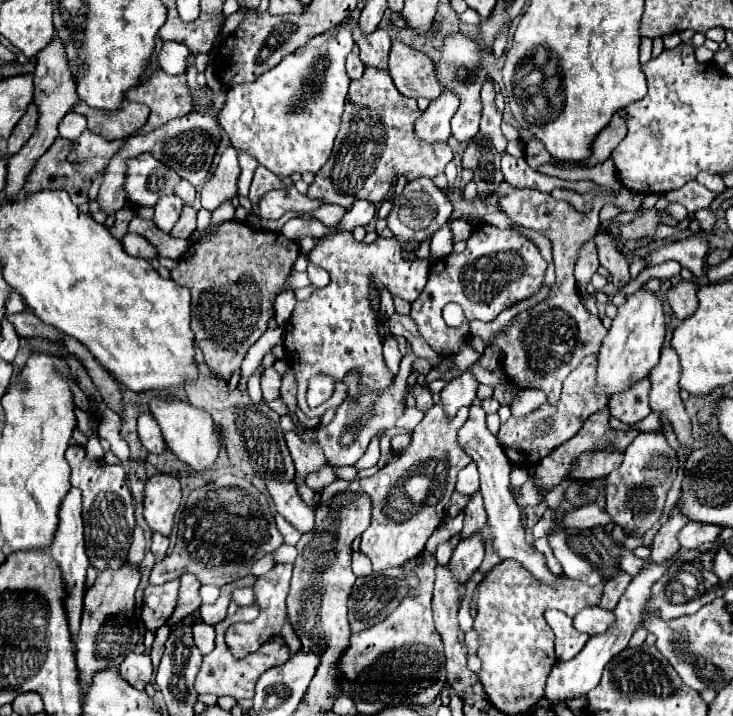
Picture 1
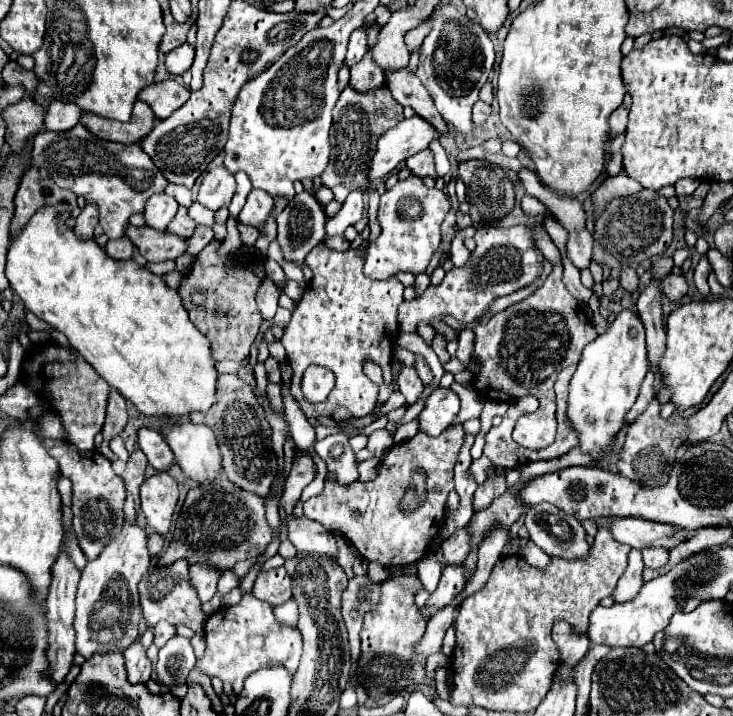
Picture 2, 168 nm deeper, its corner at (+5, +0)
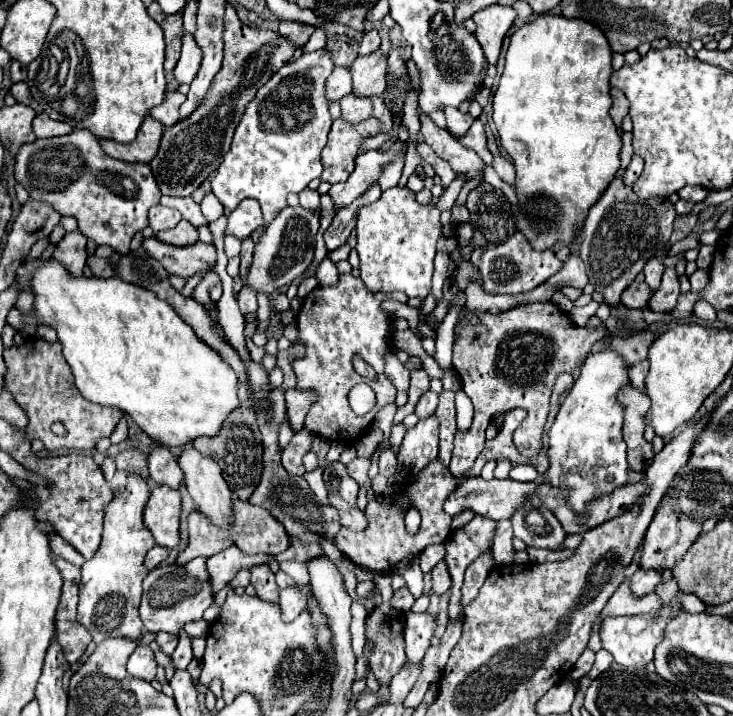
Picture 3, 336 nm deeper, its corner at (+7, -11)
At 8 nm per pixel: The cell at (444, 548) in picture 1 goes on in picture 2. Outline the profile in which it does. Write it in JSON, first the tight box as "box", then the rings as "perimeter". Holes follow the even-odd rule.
{"box":[418,552,442,592],"perimeter":[[[428,552],[422,560],[418,560],[418,576],[428,592],[434,592],[440,580],[442,572],[442,562],[434,552]]]}

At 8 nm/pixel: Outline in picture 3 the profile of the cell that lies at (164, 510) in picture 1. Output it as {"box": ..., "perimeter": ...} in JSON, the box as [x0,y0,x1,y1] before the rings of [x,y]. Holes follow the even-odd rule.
{"box":[144,487,180,549],"perimeter":[[[156,487],[144,509],[144,523],[160,547],[172,549],[180,543],[180,493],[170,487]]]}

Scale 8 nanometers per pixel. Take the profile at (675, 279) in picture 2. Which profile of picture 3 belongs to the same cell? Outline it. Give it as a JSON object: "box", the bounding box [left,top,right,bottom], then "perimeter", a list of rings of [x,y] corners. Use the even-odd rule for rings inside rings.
{"box":[648,267,680,313],"perimeter":[[[668,267],[662,275],[662,283],[660,287],[654,291],[648,309],[650,311],[660,311],[660,313],[668,313],[676,307],[680,295],[680,283],[678,283],[678,275],[674,271],[674,267]]]}

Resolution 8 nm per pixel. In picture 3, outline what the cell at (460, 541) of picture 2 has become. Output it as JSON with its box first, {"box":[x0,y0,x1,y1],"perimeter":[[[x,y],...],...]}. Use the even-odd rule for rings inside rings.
{"box":[432,561,452,595],"perimeter":[[[440,561],[432,571],[432,593],[444,595],[450,589],[450,585],[452,585],[452,581],[448,575],[448,567],[444,561]]]}

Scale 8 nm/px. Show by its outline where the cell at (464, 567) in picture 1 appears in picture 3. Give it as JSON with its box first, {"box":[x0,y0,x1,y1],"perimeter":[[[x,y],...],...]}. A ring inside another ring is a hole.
{"box":[404,613,436,665],"perimeter":[[[408,613],[406,615],[406,629],[404,629],[404,641],[406,641],[406,663],[416,665],[422,661],[426,649],[430,647],[430,639],[436,629],[436,619],[428,613]]]}

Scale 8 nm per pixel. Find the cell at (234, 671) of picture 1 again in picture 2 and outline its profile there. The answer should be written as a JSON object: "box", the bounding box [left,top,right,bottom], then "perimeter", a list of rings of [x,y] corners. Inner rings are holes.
{"box":[196,594,302,692],"perimeter":[[[244,594],[236,606],[214,612],[204,626],[204,632],[208,646],[204,656],[196,662],[196,668],[208,678],[220,678],[222,682],[232,684],[234,692],[240,692],[244,680],[260,668],[280,664],[290,672],[296,672],[302,656],[302,636],[298,628],[278,624],[272,606],[264,604],[252,594]]]}

